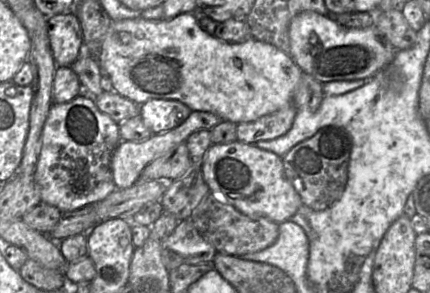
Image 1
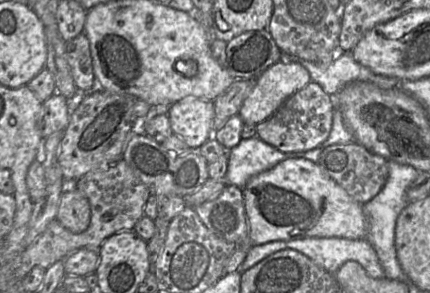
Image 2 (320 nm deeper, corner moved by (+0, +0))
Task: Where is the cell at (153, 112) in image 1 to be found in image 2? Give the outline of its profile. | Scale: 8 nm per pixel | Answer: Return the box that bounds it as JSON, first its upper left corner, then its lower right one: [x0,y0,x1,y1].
[167,98,214,150]

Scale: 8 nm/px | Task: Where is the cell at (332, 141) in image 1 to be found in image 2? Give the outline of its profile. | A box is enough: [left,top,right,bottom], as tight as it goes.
[317,141,389,204]

